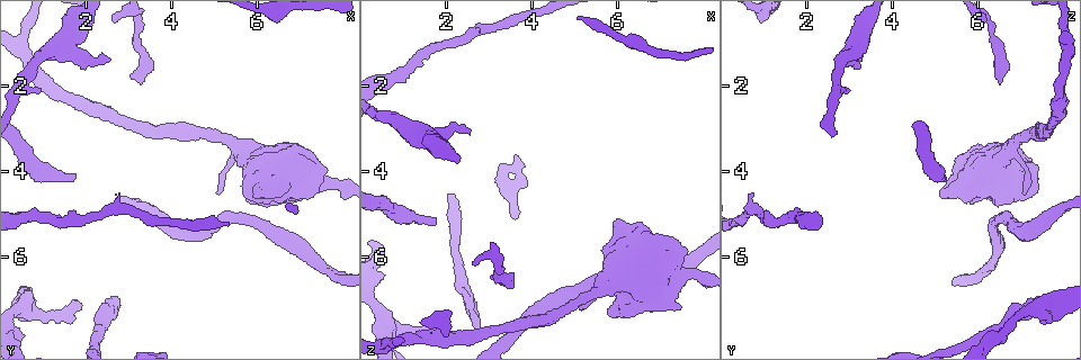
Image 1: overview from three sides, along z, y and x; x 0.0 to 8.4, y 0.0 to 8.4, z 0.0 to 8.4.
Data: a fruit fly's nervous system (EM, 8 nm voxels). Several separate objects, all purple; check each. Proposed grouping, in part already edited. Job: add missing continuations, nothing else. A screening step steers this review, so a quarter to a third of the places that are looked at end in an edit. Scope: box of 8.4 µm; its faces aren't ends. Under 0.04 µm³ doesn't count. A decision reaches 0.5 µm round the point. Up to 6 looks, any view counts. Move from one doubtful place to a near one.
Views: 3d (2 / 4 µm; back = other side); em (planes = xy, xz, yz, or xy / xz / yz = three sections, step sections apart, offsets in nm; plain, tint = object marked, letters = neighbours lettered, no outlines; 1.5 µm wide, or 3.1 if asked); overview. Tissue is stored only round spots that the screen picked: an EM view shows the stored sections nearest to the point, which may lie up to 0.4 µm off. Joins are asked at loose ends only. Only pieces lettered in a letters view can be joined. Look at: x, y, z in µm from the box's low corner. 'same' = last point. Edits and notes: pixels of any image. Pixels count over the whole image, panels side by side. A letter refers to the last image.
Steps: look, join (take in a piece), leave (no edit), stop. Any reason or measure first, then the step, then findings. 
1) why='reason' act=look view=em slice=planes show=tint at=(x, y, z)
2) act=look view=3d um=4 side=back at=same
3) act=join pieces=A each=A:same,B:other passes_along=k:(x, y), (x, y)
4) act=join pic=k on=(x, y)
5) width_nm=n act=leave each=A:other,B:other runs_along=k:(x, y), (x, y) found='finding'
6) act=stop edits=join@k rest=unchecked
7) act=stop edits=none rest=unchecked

why='free end' act=look view=3d um=2 at=(2.60, 1.35, 3.00)

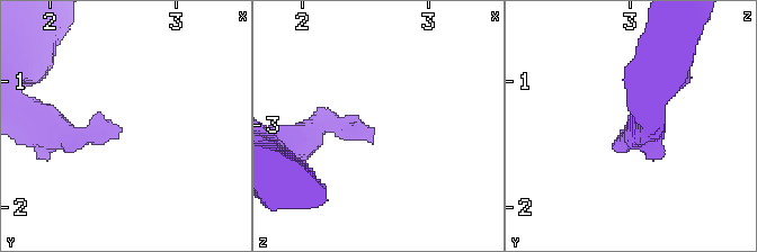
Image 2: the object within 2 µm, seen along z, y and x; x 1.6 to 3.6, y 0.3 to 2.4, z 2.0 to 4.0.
act=look view=em slice=xy step=8 show=letters at=(2.58, 1.36, 3.06)

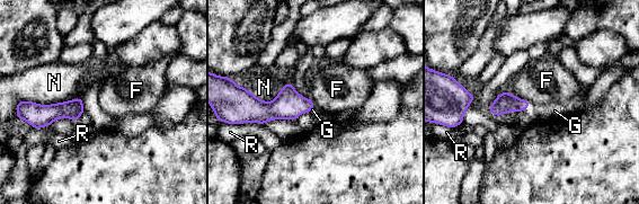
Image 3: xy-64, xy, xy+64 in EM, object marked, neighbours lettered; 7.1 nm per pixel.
why='cut it another way' act=look view=em slice=planes show=letters at=same

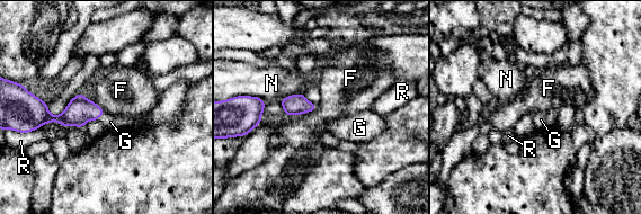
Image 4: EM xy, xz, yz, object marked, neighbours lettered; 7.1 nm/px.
act=join pieces=G each=F:other,G:same,N:other,R:other passes_along=4:(79, 110), (100, 115), (110, 122) found='the cell continues'

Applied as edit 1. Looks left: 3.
why='branch stops here' act=look view=3d um=4 side=back at=(5.15, 4.50, 7.10)

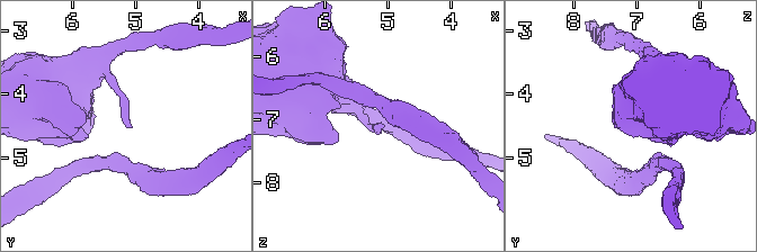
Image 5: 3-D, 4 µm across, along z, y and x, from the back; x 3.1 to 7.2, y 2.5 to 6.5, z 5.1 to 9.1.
act=look view=em slice=xz step=8 show=tint at=(5.10, 4.55, 7.10)

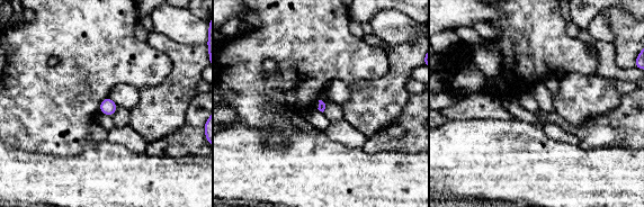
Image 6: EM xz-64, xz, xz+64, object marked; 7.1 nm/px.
why='another direction' act=look view=em slice=xy step=8 show=letters at=same

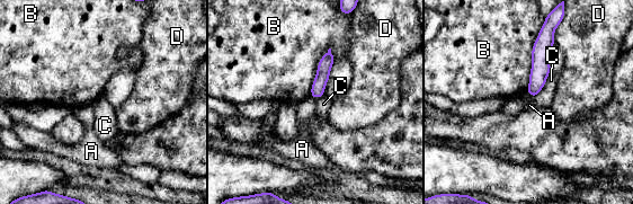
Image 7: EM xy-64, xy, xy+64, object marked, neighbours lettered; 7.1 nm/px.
width_nm=100 act=leave each=A:other,B:other,C:other,D:other found='no lettered piece goes on from it'

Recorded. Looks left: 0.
act=stop edits=join@4 rest=unchecked

